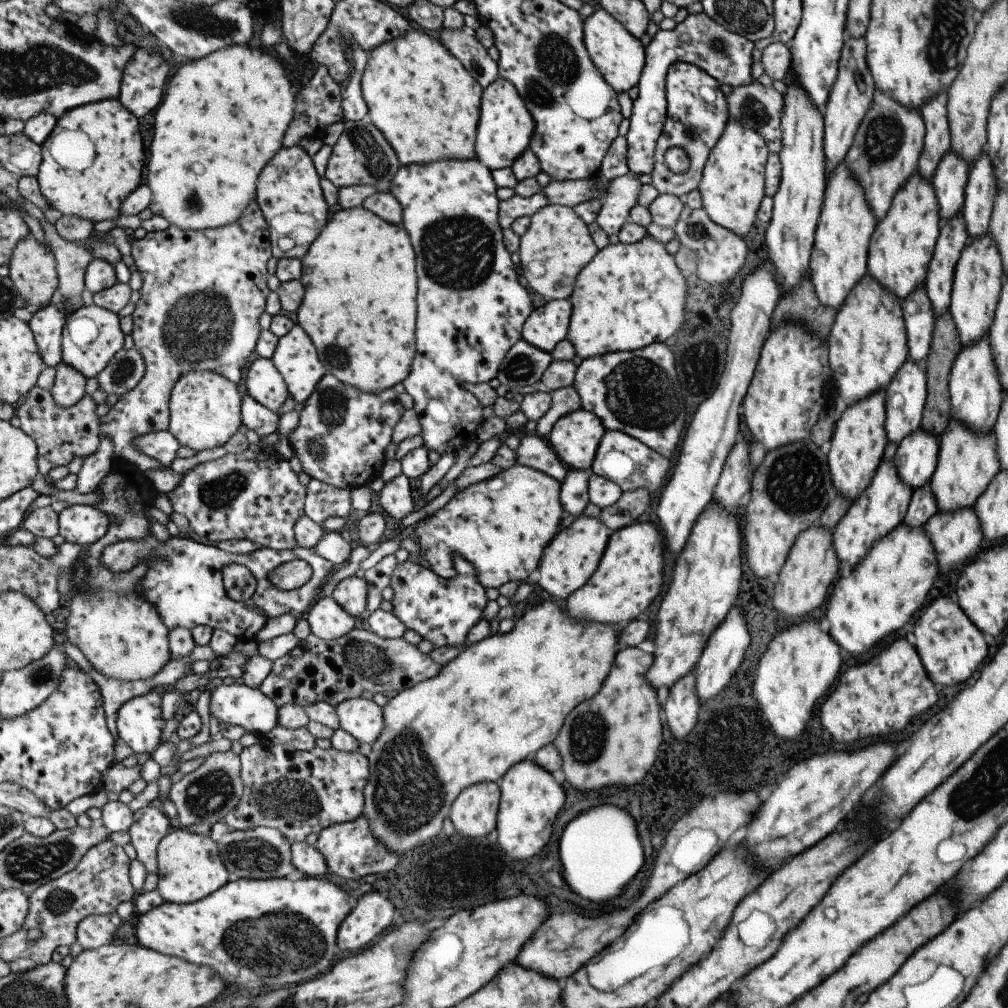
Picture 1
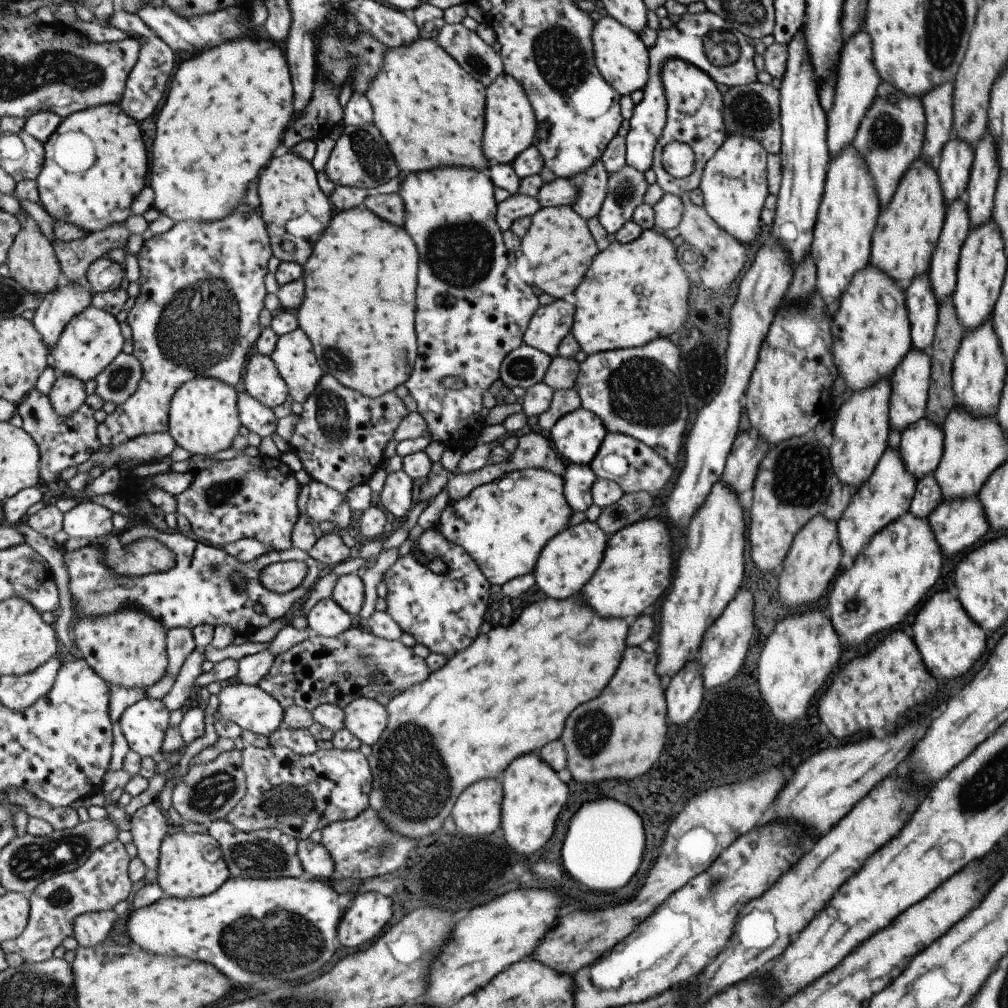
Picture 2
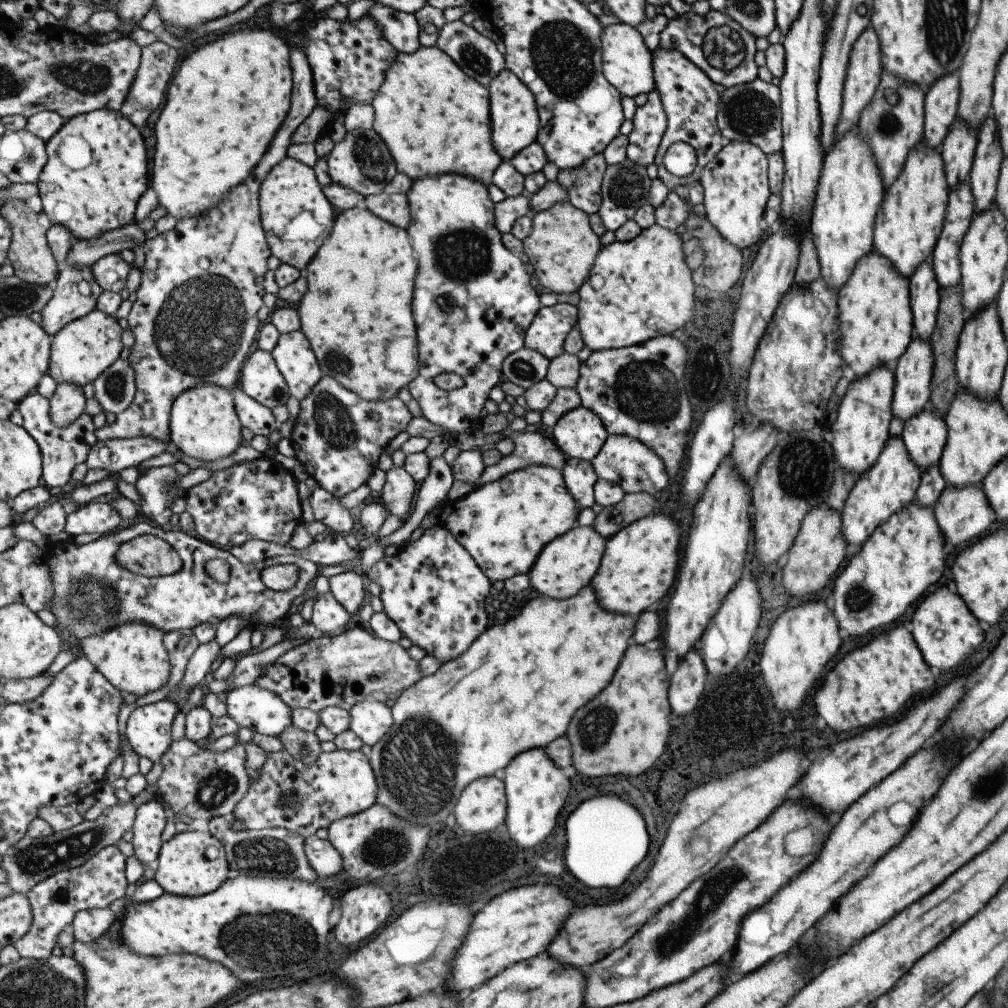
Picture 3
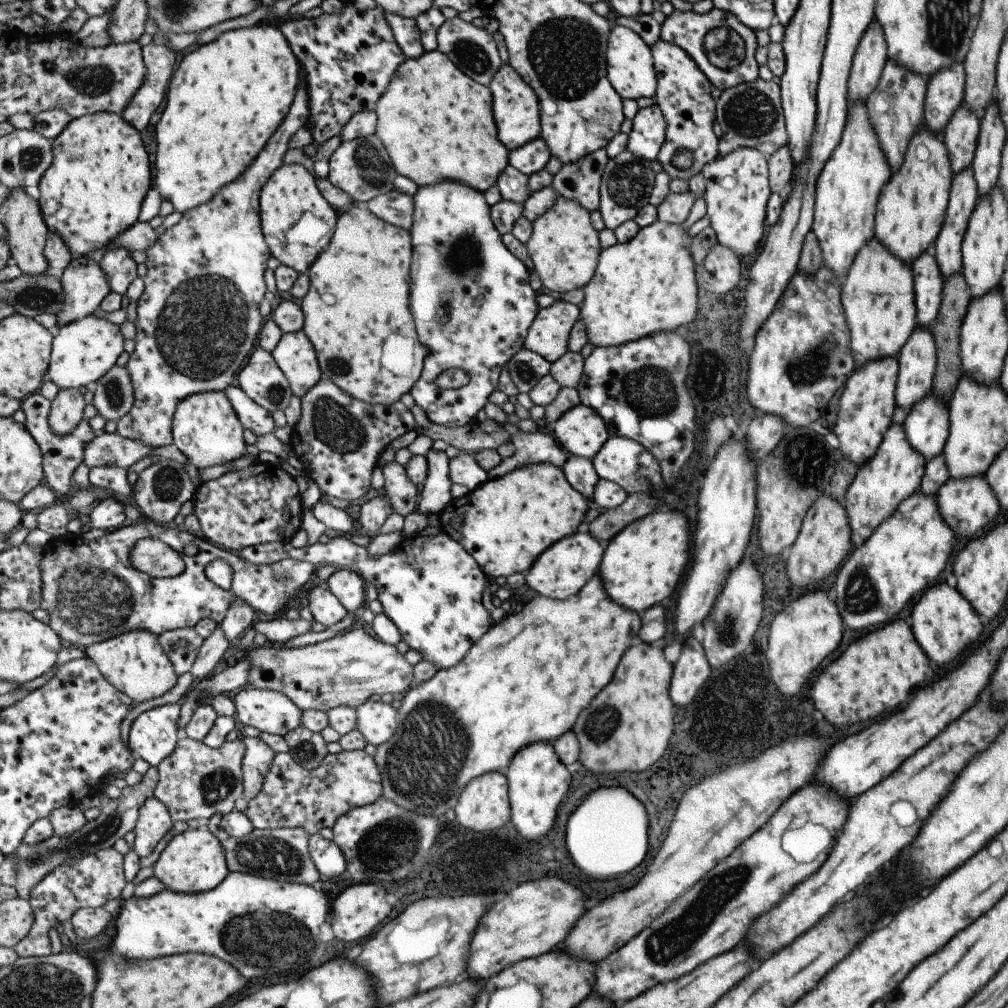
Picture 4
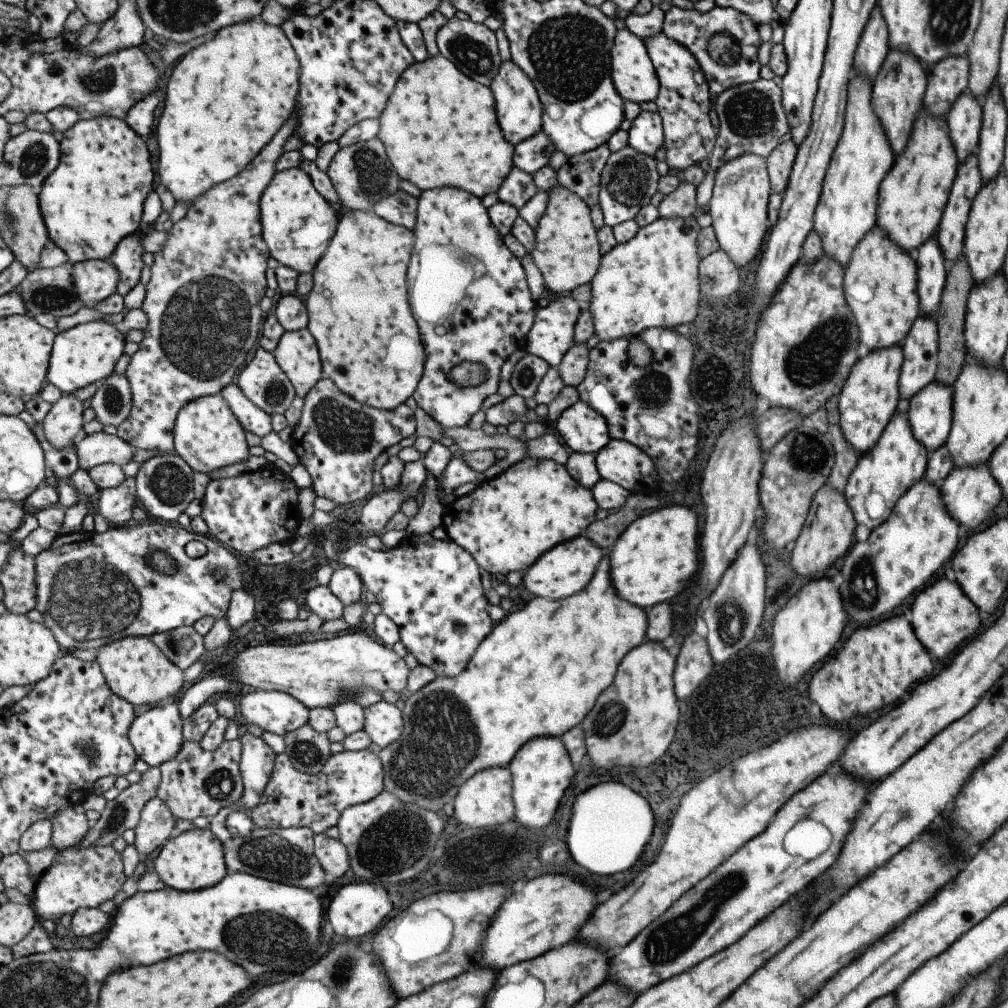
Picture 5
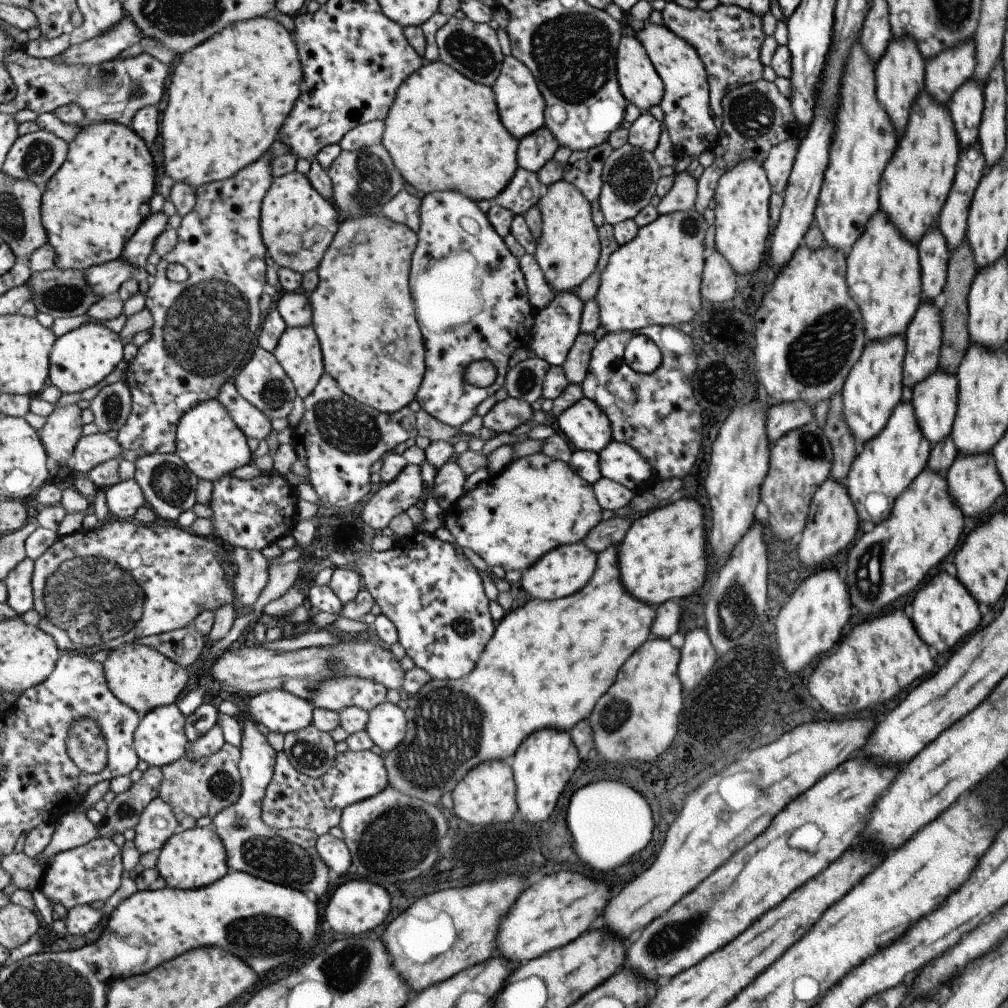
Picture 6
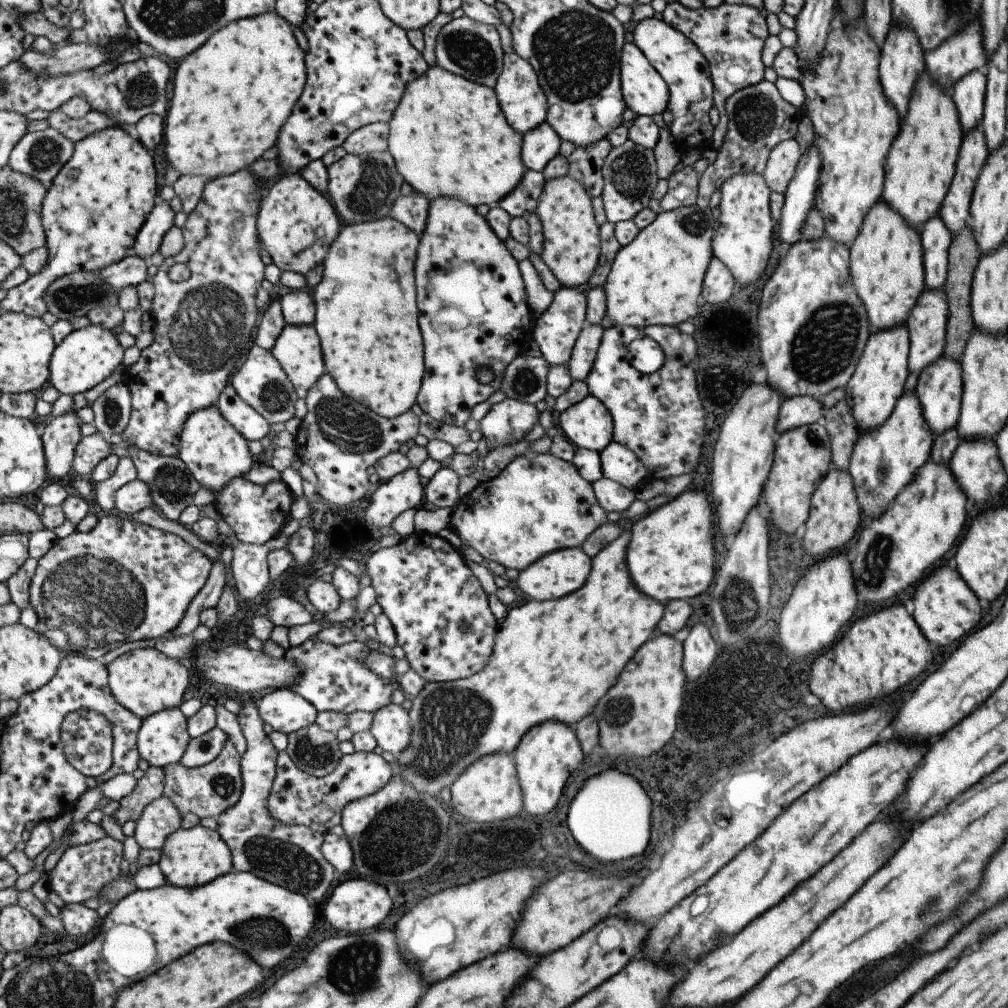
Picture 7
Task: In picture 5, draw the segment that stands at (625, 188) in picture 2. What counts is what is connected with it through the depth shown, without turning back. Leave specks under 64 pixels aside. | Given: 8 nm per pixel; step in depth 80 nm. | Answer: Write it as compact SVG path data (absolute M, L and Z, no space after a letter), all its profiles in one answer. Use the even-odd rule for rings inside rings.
M625 145L617 152L610 152L604 166L600 188L600 205L606 225L613 228L623 221L633 219L642 206L649 204L649 198L655 194L655 182L659 179L653 160L645 158L645 155L629 145Z

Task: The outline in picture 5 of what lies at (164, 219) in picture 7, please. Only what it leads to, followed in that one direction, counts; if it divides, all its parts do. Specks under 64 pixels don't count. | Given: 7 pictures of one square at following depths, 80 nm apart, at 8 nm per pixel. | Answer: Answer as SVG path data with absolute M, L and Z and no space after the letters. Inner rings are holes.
M133 233L119 243L114 255L110 258L120 270L121 280L118 284L118 292L123 296L127 296L139 284L141 272L145 268L145 262L143 262L145 252L142 240Z

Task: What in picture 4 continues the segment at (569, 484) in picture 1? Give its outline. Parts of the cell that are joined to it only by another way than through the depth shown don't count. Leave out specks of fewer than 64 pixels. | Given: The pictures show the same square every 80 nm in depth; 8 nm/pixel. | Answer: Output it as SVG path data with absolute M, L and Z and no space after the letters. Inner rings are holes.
M569 455L564 470L571 484L579 492L593 500L597 483L601 478L592 459L579 455Z

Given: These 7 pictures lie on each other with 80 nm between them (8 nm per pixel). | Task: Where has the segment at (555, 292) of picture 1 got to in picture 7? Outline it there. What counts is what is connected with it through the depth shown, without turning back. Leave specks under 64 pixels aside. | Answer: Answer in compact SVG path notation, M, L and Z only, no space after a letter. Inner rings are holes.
M568 174L564 177L546 181L536 213L541 219L545 237L544 249L541 254L545 264L553 270L555 276L563 283L563 287L582 288L587 282L590 282L593 273L597 270L602 253L601 225L596 219L594 199L587 192L586 186L579 182L579 179Z

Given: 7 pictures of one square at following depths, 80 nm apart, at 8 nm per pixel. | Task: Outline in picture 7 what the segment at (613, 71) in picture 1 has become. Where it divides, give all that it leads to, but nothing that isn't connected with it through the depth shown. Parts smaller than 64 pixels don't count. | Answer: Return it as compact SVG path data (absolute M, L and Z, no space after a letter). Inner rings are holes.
M633 42L623 45L620 67L621 94L623 94L623 100L626 100L627 108L634 112L637 117L639 115L652 117L663 113L669 106L669 86L662 79L662 76L659 76L658 71L650 61L647 60L647 56Z

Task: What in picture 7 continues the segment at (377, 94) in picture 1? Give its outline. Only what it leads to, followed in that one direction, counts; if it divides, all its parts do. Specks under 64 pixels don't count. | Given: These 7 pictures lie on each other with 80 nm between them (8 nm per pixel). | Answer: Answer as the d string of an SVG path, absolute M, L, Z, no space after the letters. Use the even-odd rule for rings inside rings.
M438 64L430 66L423 76L407 86L390 125L388 150L394 156L399 172L407 183L430 201L440 199L441 196L455 196L473 206L486 204L492 208L501 204L523 182L527 171L531 170L522 157L524 134L509 124L498 92Z

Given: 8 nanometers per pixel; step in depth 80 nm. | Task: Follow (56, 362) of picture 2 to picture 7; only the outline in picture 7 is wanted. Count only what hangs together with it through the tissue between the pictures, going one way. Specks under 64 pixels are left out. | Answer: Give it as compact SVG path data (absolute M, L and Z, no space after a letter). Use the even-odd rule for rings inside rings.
M87 325L70 332L54 350L50 362L50 382L61 394L79 394L109 378L123 362L123 346L115 333L101 325Z

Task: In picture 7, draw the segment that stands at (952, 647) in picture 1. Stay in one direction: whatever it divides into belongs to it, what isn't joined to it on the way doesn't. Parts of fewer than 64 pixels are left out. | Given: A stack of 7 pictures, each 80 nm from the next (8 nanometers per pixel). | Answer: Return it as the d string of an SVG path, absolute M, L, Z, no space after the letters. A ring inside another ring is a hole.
M941 566L941 568L933 569L933 572L929 573L926 578L923 578L916 586L912 596L913 606L913 620L917 622L919 630L923 632L923 636L933 642L933 644L939 644L939 646L949 646L953 644L955 640L963 638L965 634L969 634L975 624L979 622L979 604L977 604L977 598L975 594L965 586L965 581L961 578L961 575L952 570L949 566Z

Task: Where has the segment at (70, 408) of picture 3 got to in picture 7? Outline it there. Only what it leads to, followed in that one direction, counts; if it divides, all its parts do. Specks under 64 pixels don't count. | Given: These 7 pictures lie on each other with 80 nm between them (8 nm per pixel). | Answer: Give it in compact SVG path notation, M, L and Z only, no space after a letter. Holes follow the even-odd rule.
M70 411L54 417L41 430L46 449L48 474L54 478L65 478L74 470L76 448L81 442L81 423L77 412Z

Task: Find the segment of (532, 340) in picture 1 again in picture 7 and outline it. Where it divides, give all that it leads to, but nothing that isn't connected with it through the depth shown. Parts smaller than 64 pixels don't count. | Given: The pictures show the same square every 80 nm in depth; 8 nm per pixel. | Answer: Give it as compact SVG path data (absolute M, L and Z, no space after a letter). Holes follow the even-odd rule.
M561 287L561 290L554 294L553 304L537 317L534 340L551 366L567 365L571 360L577 339L587 324L588 300L589 296L582 288Z

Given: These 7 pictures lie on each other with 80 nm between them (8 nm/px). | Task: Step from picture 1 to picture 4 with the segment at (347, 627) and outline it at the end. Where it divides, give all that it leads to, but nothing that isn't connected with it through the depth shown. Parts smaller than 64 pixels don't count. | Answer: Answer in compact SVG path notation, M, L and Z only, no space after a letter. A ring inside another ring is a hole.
M316 584L309 590L308 600L313 619L326 627L335 626L347 616L347 607L343 606L341 599L333 594L330 587L321 588Z

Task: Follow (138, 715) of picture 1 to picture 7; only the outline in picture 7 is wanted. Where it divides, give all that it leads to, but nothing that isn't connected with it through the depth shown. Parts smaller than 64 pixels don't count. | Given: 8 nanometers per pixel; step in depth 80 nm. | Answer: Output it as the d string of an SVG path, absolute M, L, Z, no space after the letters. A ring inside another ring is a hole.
M181 708L167 709L142 721L138 734L140 755L151 767L167 767L186 755L192 736Z

